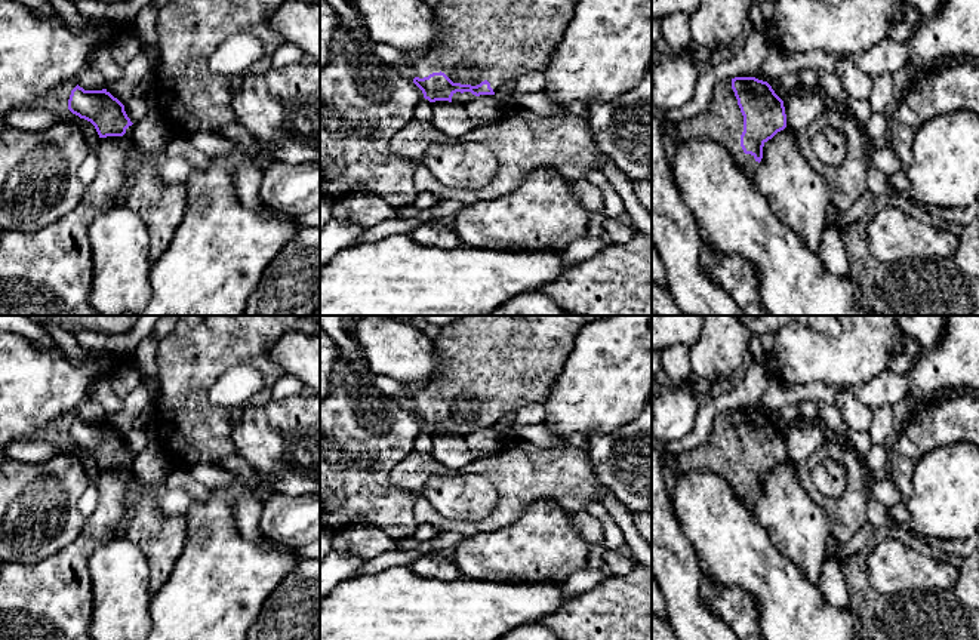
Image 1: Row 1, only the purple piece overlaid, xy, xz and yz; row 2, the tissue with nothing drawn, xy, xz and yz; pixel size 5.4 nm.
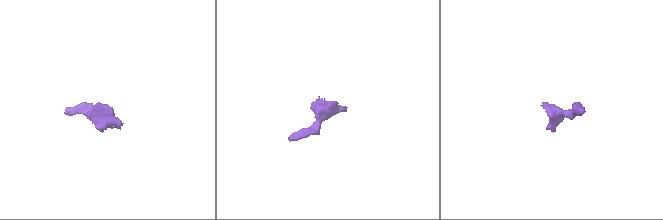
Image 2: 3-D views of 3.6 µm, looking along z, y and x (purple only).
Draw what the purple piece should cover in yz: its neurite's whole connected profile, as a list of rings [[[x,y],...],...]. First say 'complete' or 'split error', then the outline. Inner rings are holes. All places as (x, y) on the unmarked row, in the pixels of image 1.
split error; [[[735,409],[718,412],[709,424],[708,439],[690,452],[675,455],[672,459],[664,455],[675,476],[695,470],[708,470],[723,477],[738,499],[749,493],[761,493],[763,479],[778,464],[786,459],[783,433],[775,425],[767,413],[755,409]]]

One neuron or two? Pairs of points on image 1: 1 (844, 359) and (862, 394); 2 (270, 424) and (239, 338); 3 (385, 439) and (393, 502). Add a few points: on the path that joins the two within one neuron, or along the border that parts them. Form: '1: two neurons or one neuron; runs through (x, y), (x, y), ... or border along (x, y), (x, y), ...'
1: two neurons; border along (886, 371), (867, 382), (852, 387), (824, 385)
2: two neurons; border along (273, 399), (264, 403), (249, 403), (234, 425)
3: one neuron; runs through (382, 455), (382, 486)

